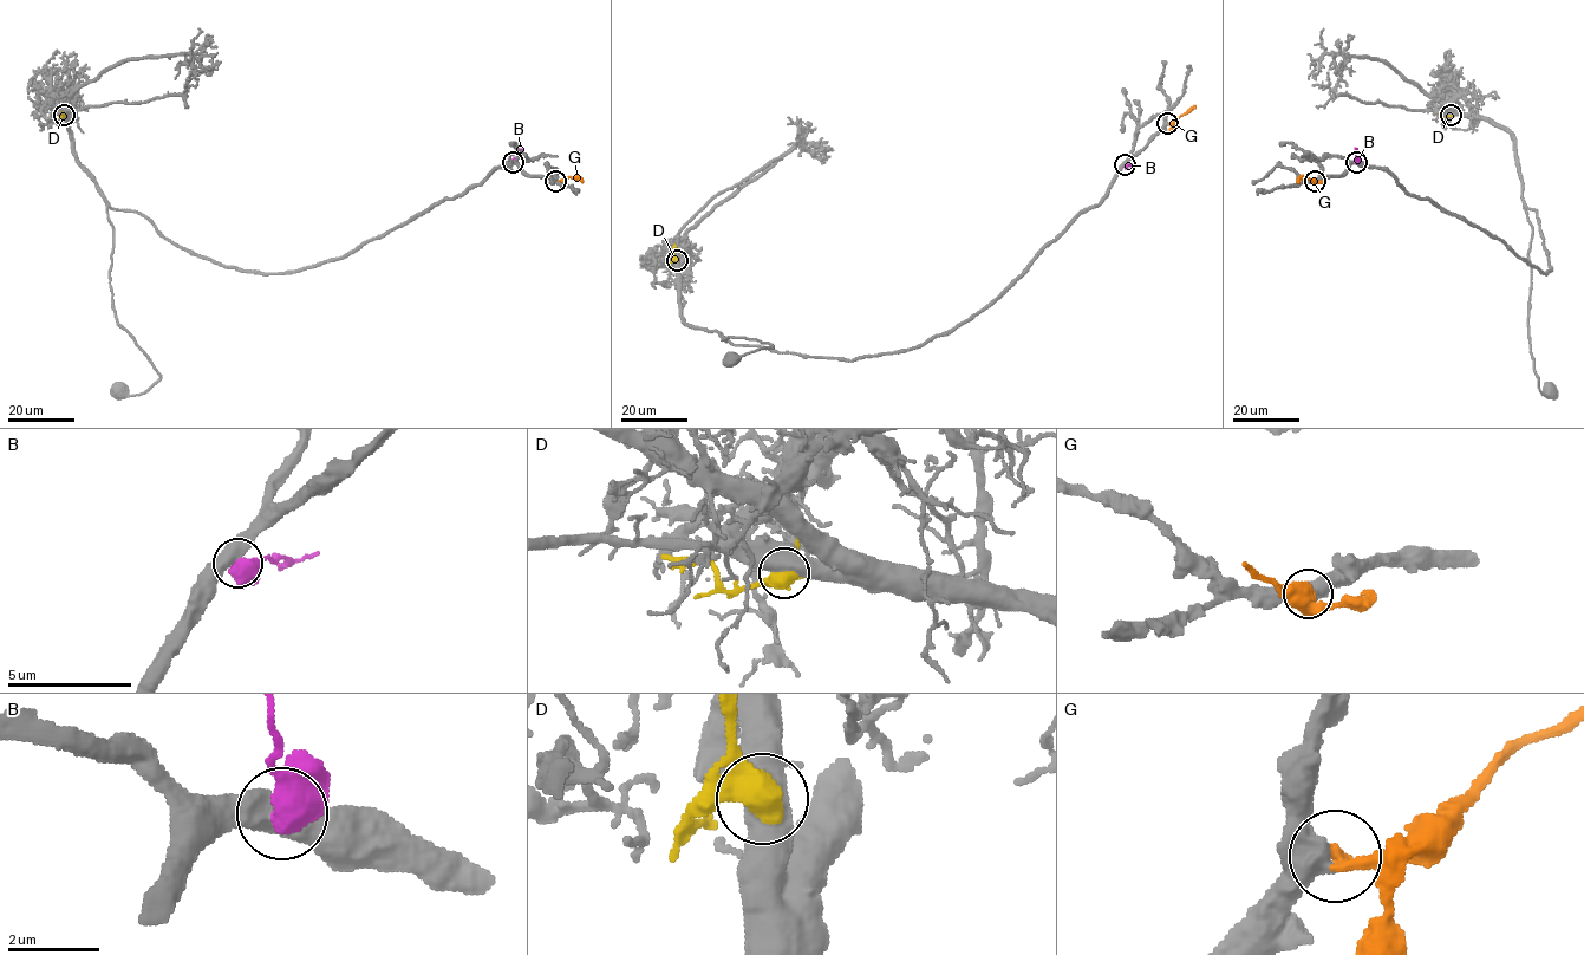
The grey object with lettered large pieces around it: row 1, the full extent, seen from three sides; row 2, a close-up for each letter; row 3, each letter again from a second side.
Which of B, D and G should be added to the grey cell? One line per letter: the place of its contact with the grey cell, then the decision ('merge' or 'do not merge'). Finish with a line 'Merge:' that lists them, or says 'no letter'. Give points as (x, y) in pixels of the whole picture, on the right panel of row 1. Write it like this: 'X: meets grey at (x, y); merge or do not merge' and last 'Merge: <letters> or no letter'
B: meets grey at (1356, 162); do not merge
D: meets grey at (1451, 115); do not merge
G: meets grey at (1315, 181); merge
Merge: G

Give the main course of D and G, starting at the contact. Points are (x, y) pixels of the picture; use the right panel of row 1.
D: (1451, 115), (1435, 112)
G: (1315, 181), (1302, 177), (1297, 182)

